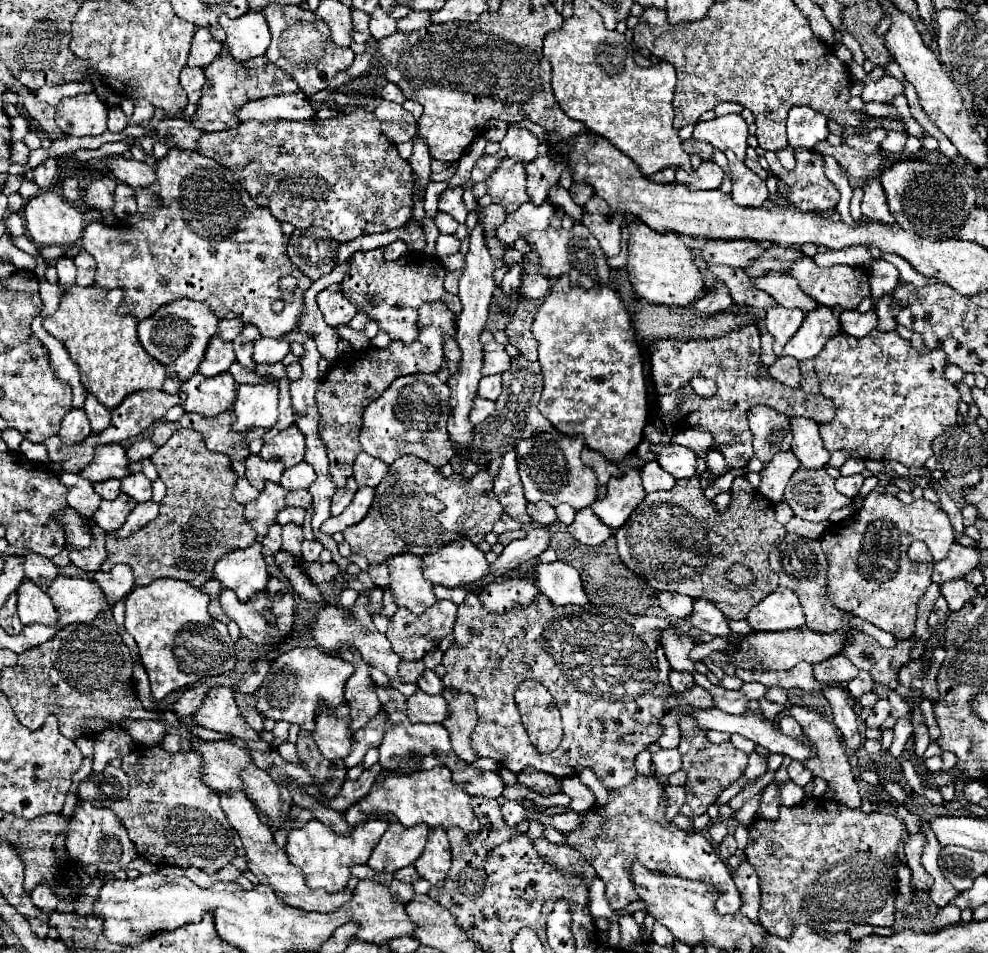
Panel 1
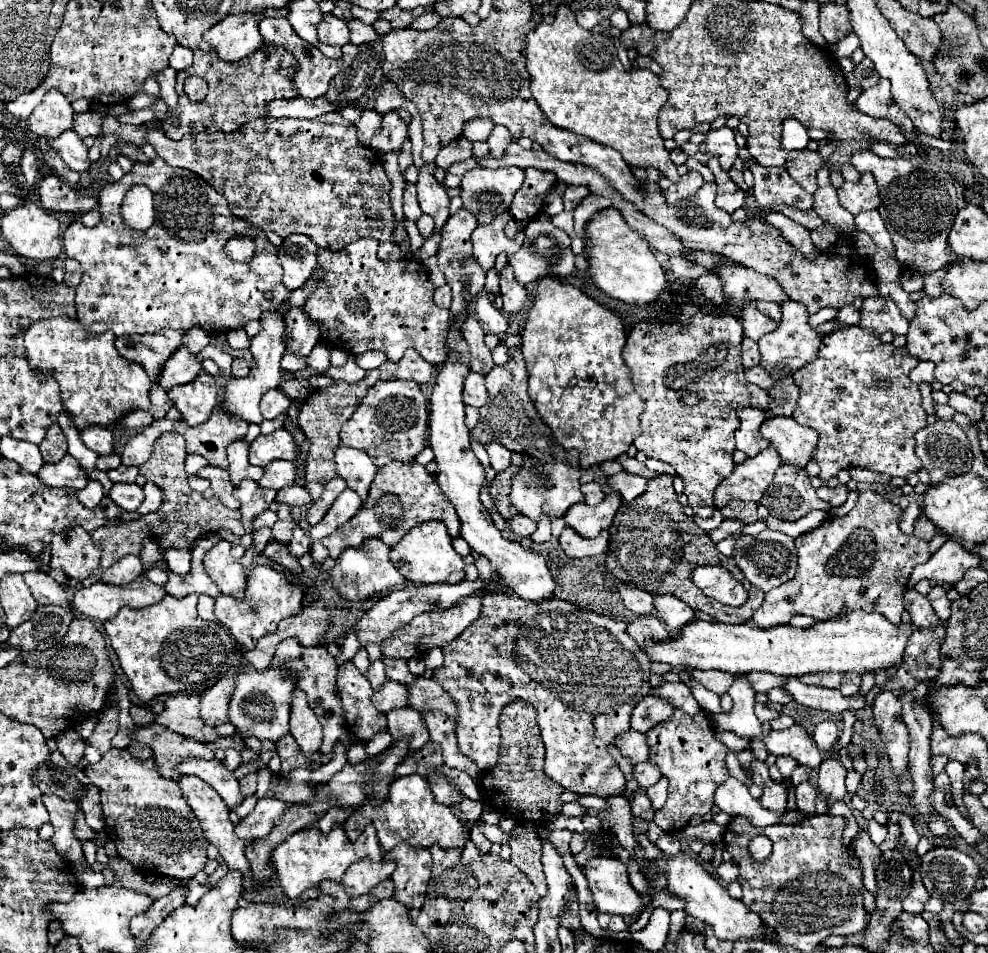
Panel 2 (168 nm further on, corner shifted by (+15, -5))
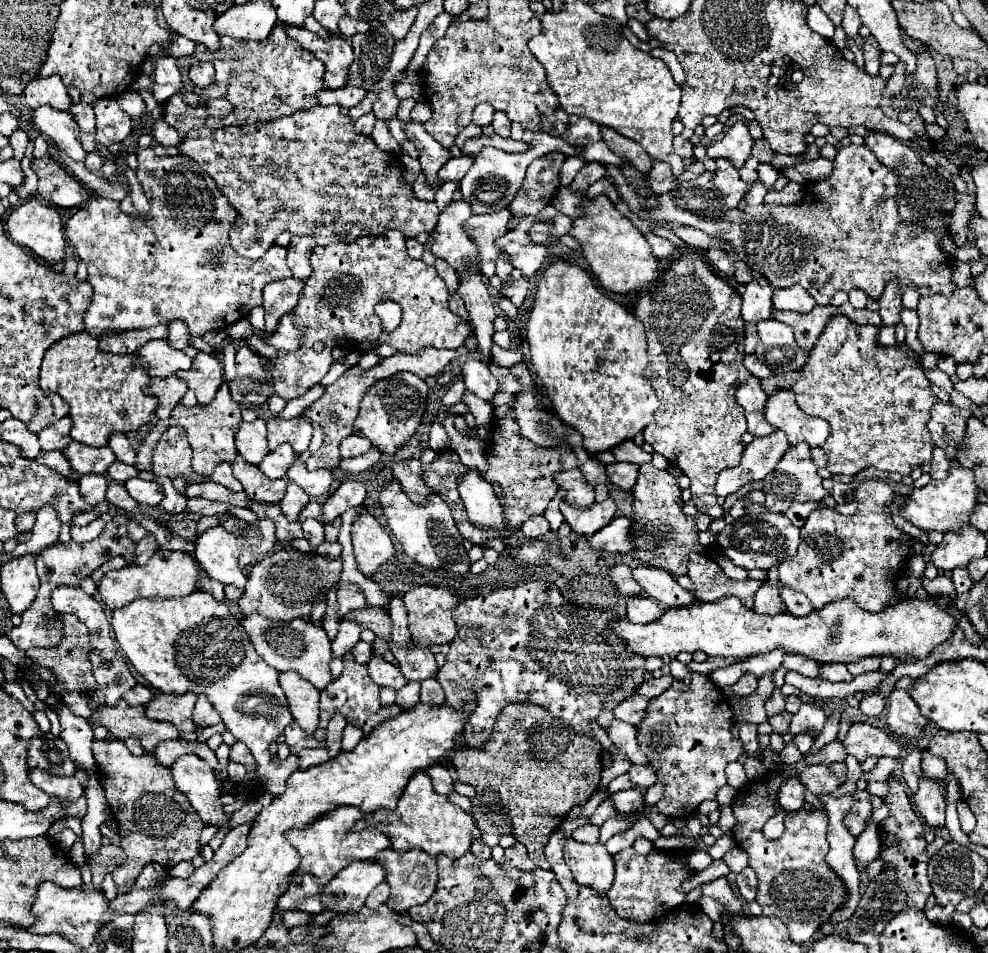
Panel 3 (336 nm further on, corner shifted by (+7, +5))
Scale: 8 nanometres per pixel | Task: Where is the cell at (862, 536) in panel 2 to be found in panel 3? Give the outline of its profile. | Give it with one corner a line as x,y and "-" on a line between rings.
864,480
856,486
856,500
858,500
858,512
854,516
842,516
832,508
814,510
808,516
806,524
802,526
798,552
794,554
792,560
778,566
780,584
806,594
814,610
820,610
824,604
834,602
838,598
852,598
864,610
882,612
886,604
894,604
896,582
898,578
904,576
904,570
908,568
908,562
912,558
914,540
908,534
904,534
892,522
892,516
886,512
888,504
894,500
892,486
886,480

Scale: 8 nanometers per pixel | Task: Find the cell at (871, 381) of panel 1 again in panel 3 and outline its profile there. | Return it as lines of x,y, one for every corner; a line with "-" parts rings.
834,316
814,348
810,350
810,358
800,370
798,382
792,386
796,394
796,404
808,416
818,416
830,422
830,436
822,444
828,456
828,470
832,474
858,474
864,466
874,466
886,472
900,472
902,476
912,474
916,466
928,464
932,460
932,438
926,430
926,422
930,420
930,408
938,402
938,398
930,390
930,382
920,368
918,360
896,346
882,346
878,342
880,328
878,326
860,326
846,316

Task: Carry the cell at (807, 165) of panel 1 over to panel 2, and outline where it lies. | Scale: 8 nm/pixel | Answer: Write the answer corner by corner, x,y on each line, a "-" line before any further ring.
750,162
754,174
754,196
762,208
774,204
788,204
798,210
810,210
814,204
812,194
802,190
784,168
764,168
758,162

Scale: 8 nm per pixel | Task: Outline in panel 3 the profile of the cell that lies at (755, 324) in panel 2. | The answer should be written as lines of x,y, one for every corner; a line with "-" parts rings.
768,280
750,282
742,288
742,318
750,324
772,318
772,286

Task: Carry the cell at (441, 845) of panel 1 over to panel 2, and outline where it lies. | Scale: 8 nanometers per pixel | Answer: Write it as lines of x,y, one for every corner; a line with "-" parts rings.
402,842
386,852
384,860
396,862
396,870
390,876
394,882
394,898
406,908
422,908
432,868
430,850
406,846

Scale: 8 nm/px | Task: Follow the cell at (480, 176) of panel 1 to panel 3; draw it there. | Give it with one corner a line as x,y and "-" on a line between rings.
458,156
458,158
450,158
446,164
444,164
444,168
440,168
440,178
446,182
446,180
462,180
464,178
464,174
468,172
468,168
472,166
472,156

